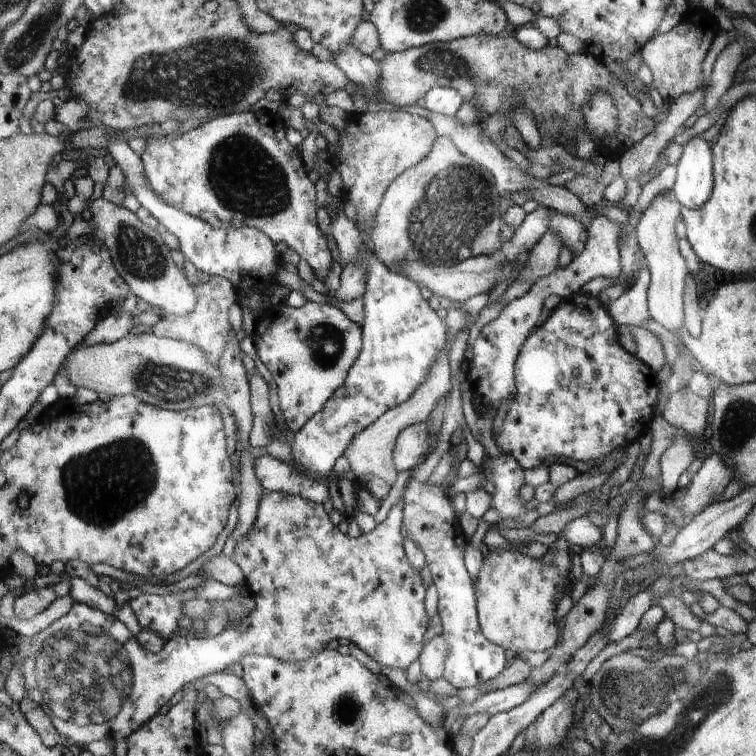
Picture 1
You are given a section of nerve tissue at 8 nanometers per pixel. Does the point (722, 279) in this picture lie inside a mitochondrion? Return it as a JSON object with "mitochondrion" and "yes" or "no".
{"mitochondrion":"no"}

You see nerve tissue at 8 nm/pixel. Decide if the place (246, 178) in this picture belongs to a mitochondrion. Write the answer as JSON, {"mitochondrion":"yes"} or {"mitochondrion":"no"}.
{"mitochondrion":"yes"}

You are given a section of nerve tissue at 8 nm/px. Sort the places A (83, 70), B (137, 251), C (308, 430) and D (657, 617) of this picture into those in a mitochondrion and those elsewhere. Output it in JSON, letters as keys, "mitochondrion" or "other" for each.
{"A":"other","B":"mitochondrion","C":"other","D":"other"}

